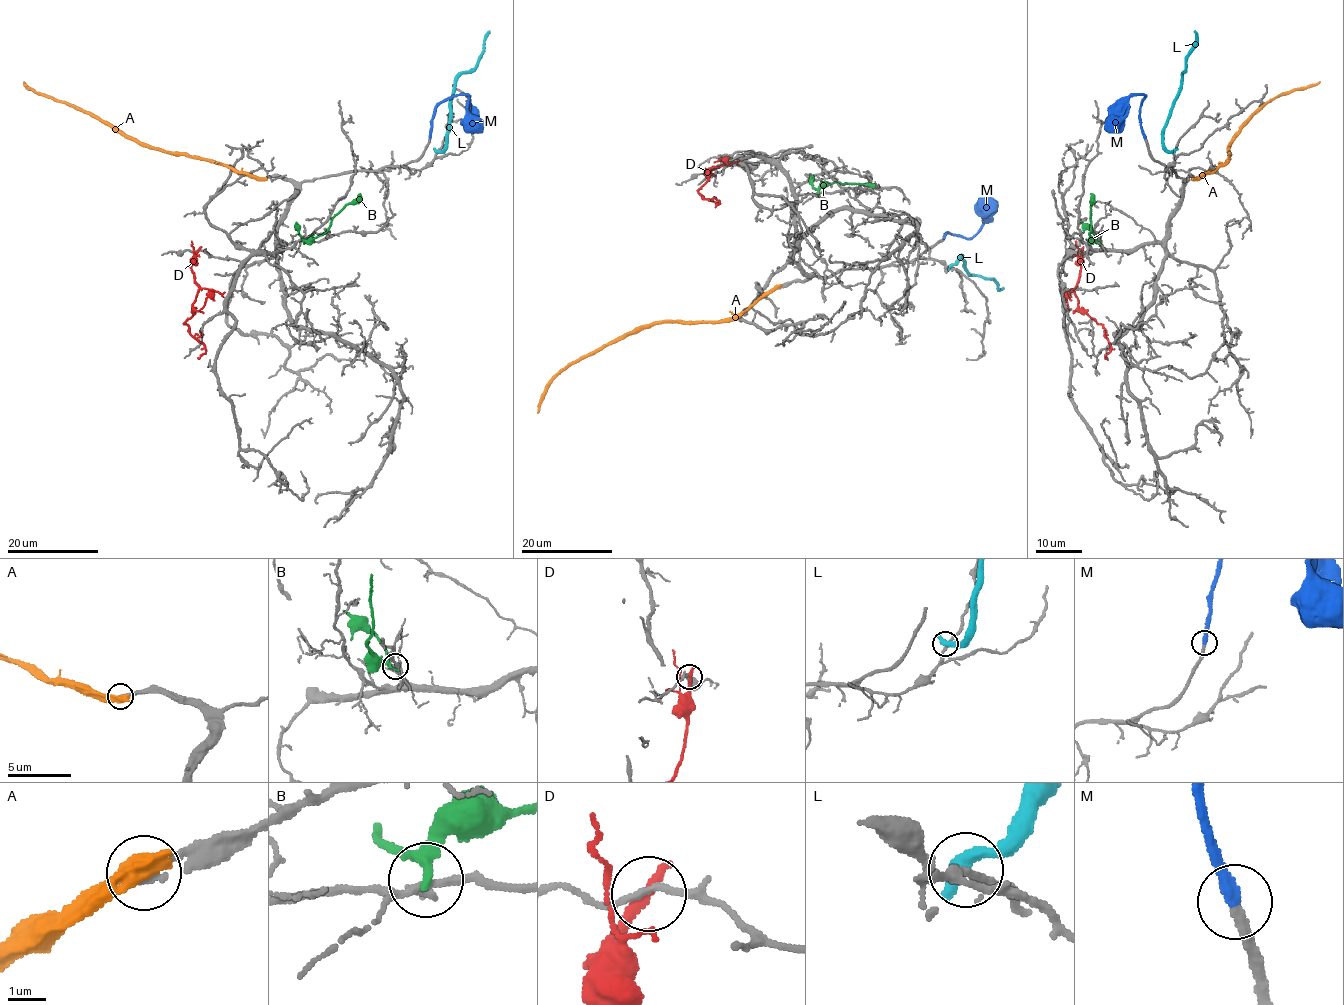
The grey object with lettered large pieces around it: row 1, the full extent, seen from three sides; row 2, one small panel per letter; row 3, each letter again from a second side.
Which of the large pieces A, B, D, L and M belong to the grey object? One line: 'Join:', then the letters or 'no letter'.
Join: M

